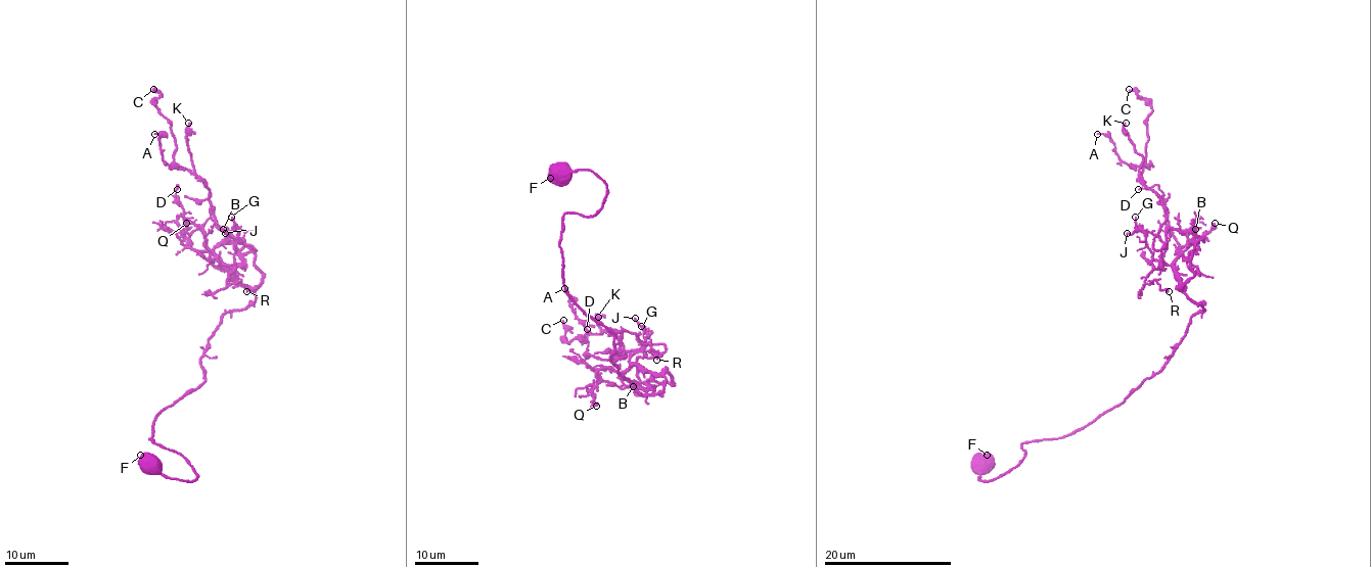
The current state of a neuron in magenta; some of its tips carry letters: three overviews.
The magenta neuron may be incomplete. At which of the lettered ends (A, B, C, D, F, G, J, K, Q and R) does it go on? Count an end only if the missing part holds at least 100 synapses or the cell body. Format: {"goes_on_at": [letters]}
{"goes_on_at": []}

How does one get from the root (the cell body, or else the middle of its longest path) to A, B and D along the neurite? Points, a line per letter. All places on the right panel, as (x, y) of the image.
A: (1201, 308), (1175, 266), (1194, 236), (1170, 228), (1167, 242), (1152, 247), (1167, 208), (1143, 169), (1097, 134)
B: (1201, 308), (1184, 291), (1175, 266), (1181, 254), (1178, 250), (1187, 242), (1190, 225), (1197, 218), (1195, 229)
D: (1201, 308), (1187, 296), (1181, 279), (1173, 269), (1160, 262), (1170, 237), (1161, 191), (1157, 185), (1138, 189)

